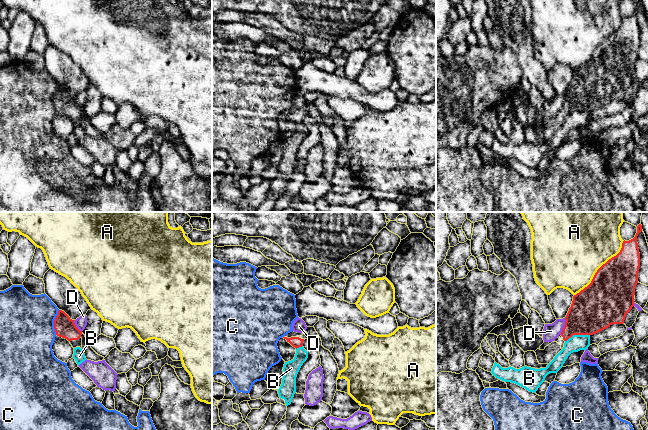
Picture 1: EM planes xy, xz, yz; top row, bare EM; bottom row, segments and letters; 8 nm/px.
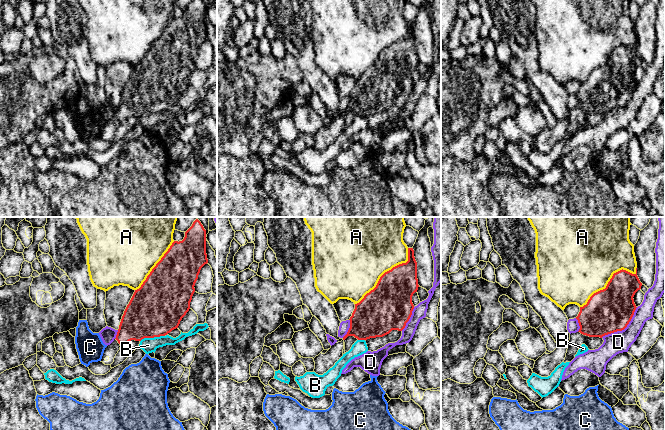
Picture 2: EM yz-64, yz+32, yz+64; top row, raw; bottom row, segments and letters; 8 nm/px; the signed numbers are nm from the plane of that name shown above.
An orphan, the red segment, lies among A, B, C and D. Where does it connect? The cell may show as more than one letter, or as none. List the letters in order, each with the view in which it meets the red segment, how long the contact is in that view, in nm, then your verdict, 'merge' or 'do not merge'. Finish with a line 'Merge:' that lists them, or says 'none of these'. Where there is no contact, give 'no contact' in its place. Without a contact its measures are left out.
A: yz | 600 nm | do not merge
B: yz | 200 nm | do not merge
C: xy | 200 nm | do not merge
D: yz | 140 nm | do not merge
Merge: none of these

